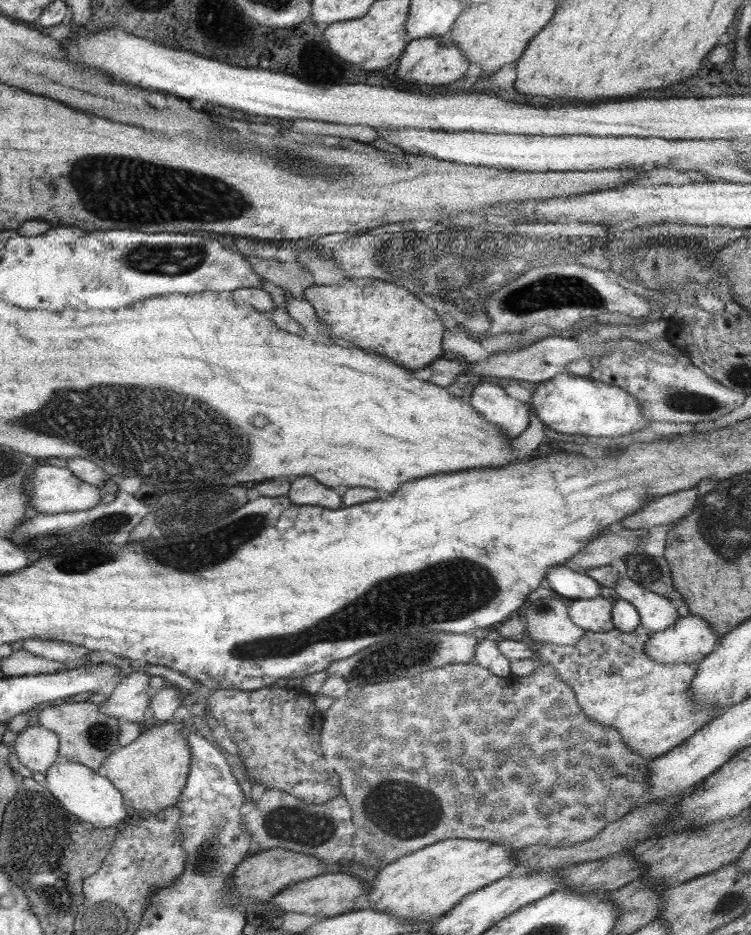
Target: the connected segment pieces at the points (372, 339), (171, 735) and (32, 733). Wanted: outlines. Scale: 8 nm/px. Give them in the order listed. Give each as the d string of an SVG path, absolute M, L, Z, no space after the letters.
M369 279L367 285L356 285L351 281L343 281L337 285L311 285L303 290L303 298L313 307L319 322L329 328L331 340L334 342L354 342L357 347L391 359L394 363L400 361L403 368L409 371L428 366L443 355L441 346L444 332L439 316L431 308L415 296L411 291L379 279Z
M187 719L148 723L134 741L119 746L103 760L101 767L105 769L105 776L121 793L125 804L147 814L174 806L189 772L189 747L184 738L189 730L191 725Z
M34 722L17 733L13 750L18 762L31 773L44 775L45 770L60 758L57 734Z

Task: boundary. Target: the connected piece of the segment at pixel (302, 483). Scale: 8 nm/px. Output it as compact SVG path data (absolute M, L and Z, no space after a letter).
M303 476L297 478L287 494L289 500L295 505L313 505L321 506L321 508L340 508L341 497L335 494L333 490L317 484L313 478Z

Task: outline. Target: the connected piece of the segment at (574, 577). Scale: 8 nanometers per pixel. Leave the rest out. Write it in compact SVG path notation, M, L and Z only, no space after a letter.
M553 566L545 574L544 584L548 585L553 595L577 600L600 596L601 586L584 572L575 572L565 566Z

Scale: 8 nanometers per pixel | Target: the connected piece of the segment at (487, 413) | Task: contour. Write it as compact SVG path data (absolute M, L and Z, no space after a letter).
M487 383L473 388L470 405L483 420L501 428L503 436L511 439L527 428L531 415L527 404L511 399L503 388Z

